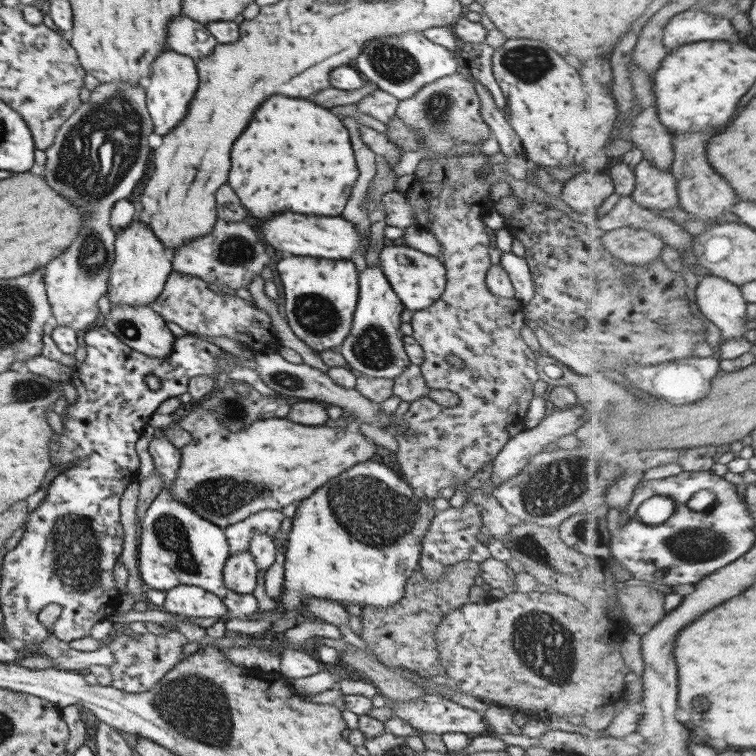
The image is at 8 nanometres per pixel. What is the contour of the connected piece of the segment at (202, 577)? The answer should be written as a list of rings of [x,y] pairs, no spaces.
[[[164,435],[152,438],[149,447],[156,473],[162,477],[164,486],[156,499],[148,507],[144,519],[140,522],[140,545],[137,550],[140,577],[145,589],[156,589],[166,592],[182,584],[198,586],[216,594],[226,605],[227,613],[216,623],[208,627],[206,634],[219,639],[225,636],[228,618],[244,618],[258,610],[258,600],[252,594],[238,594],[226,588],[222,578],[225,562],[231,555],[224,528],[204,520],[192,508],[172,498],[169,488],[172,487],[180,469],[181,452],[172,446]]]

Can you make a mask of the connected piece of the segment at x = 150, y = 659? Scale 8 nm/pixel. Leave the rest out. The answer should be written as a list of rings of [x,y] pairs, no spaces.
[[[167,630],[162,636],[154,633],[139,634],[132,638],[118,633],[114,638],[107,638],[106,645],[111,650],[115,663],[109,666],[112,675],[112,686],[129,693],[149,691],[184,657],[182,646],[187,643],[186,636],[180,631]]]

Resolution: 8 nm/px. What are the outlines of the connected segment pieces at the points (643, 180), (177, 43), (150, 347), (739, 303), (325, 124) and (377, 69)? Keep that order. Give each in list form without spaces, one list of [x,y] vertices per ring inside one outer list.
[[[644,159],[636,168],[638,182],[632,198],[644,208],[668,210],[682,207],[679,197],[679,182],[670,170],[658,168],[651,160]]]
[[[182,14],[176,16],[166,30],[168,30],[167,48],[191,56],[195,62],[208,58],[218,43],[207,26],[202,26],[200,22]]]
[[[114,305],[104,326],[132,350],[161,359],[171,355],[175,336],[149,305]]]
[[[708,275],[699,280],[696,297],[703,314],[722,330],[725,341],[744,337],[748,300],[741,286],[722,277]]]
[[[290,96],[268,98],[231,152],[227,183],[250,210],[250,220],[269,219],[280,212],[338,217],[359,174],[350,132],[340,118],[310,100]]]
[[[423,33],[383,35],[381,39],[371,40],[357,56],[354,68],[365,79],[374,81],[377,89],[384,90],[400,101],[412,98],[420,88],[443,76],[457,72],[459,64],[455,54],[445,46],[440,46],[424,37]]]

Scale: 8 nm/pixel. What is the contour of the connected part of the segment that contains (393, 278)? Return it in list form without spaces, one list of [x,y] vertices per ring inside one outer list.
[[[385,245],[379,260],[388,282],[408,310],[417,311],[428,308],[445,291],[446,269],[438,257],[403,245]]]

